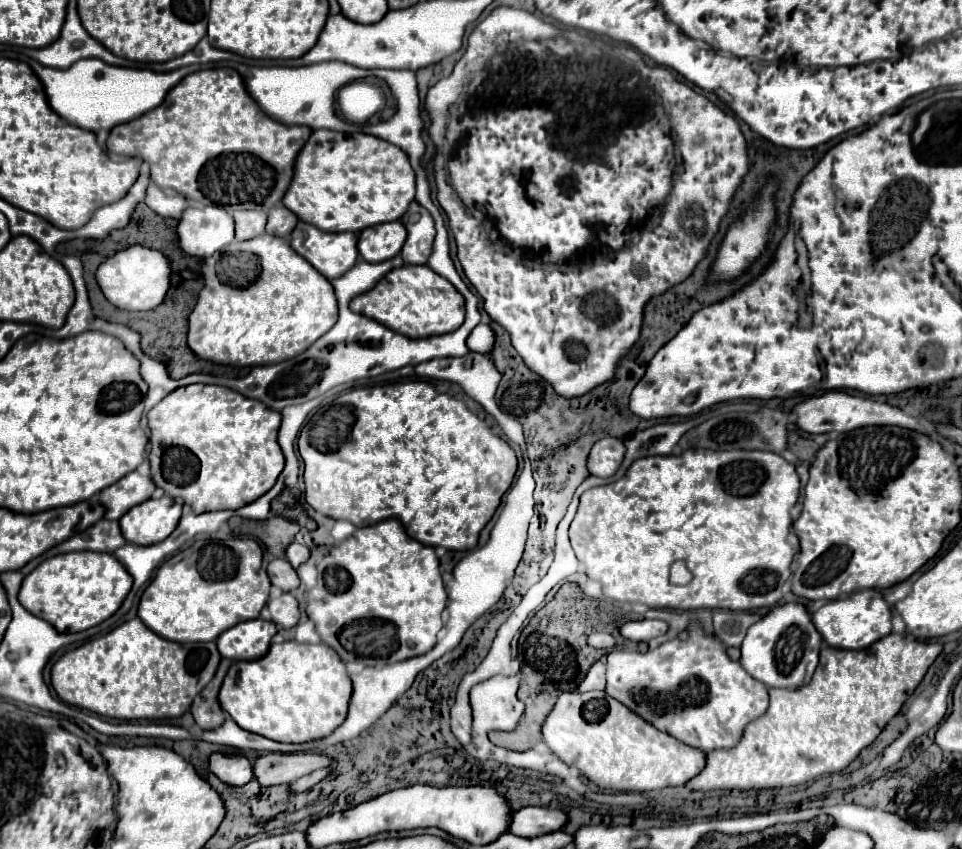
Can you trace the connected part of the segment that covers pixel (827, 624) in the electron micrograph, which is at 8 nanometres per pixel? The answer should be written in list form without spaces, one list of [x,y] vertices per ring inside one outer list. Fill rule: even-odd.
[[[866,589],[850,595],[848,599],[838,599],[822,605],[812,615],[812,623],[822,635],[822,641],[826,645],[834,649],[860,651],[860,649],[868,649],[874,641],[886,637],[892,631],[892,613],[888,603],[882,599],[882,593],[874,589]]]

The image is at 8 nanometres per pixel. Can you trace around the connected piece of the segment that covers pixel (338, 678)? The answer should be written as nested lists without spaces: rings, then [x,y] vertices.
[[[286,641],[272,645],[270,651],[256,661],[232,663],[224,677],[218,703],[236,721],[236,725],[250,733],[258,733],[280,743],[306,743],[322,739],[330,735],[338,725],[342,725],[342,721],[346,719],[350,693],[352,685],[346,675],[346,667],[328,645],[302,645],[296,641]]]

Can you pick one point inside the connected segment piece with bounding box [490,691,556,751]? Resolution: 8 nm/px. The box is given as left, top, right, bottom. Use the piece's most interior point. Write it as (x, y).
(527, 734)

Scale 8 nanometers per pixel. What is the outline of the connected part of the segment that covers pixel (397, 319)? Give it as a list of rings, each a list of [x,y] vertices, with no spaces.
[[[428,265],[392,269],[374,289],[354,297],[350,309],[412,339],[444,335],[456,331],[464,323],[464,297],[448,279],[434,273]]]

